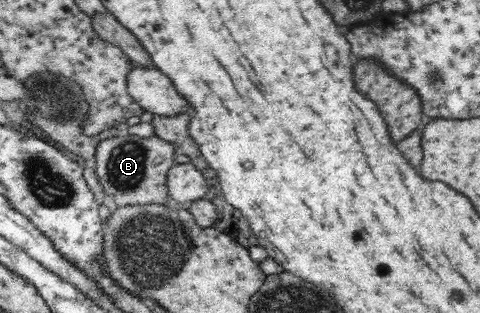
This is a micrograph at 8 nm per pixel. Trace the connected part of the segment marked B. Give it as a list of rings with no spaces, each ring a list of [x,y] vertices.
[[[122,133],[103,139],[96,146],[95,159],[97,179],[103,191],[112,196],[117,206],[138,204],[167,204],[167,173],[175,165],[178,151],[170,142],[154,135],[142,136]]]

